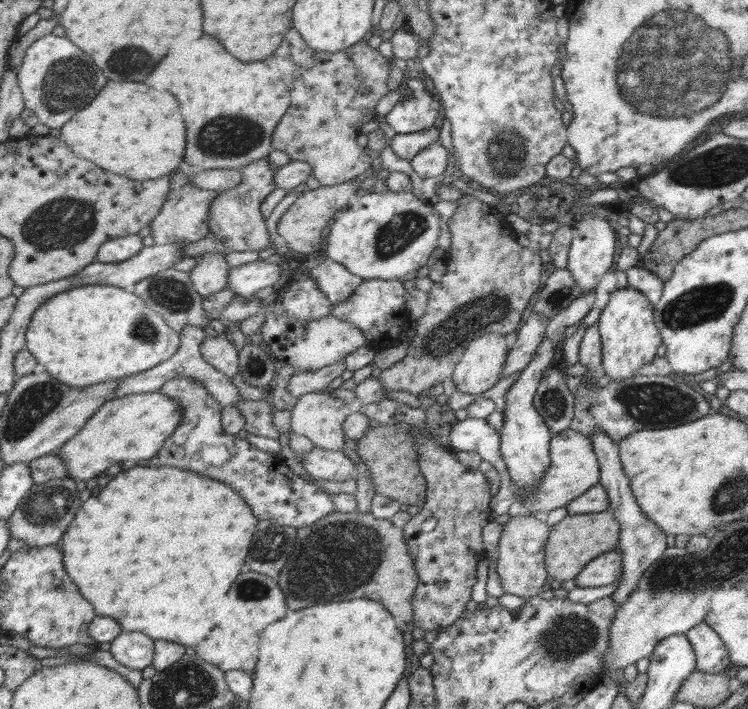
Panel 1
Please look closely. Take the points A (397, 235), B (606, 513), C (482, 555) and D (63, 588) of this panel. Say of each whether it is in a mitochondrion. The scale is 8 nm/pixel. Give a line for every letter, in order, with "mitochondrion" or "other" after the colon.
A: mitochondrion
B: other
C: other
D: mitochondrion

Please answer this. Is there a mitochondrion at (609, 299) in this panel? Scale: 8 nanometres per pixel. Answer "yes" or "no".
no

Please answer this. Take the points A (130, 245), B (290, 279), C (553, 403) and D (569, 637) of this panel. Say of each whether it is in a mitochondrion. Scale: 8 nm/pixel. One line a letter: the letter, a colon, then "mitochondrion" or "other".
A: other
B: other
C: mitochondrion
D: mitochondrion

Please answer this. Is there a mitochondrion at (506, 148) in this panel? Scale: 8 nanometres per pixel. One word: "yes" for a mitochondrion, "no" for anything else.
yes

